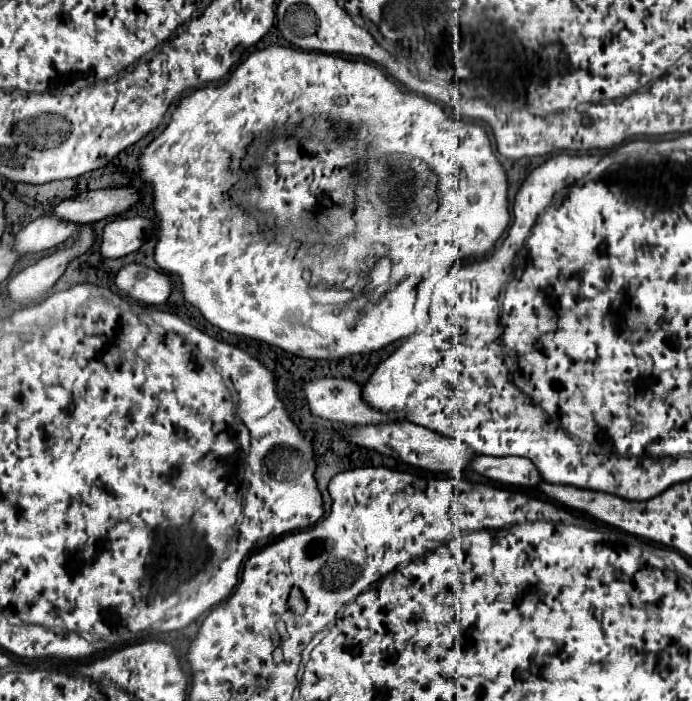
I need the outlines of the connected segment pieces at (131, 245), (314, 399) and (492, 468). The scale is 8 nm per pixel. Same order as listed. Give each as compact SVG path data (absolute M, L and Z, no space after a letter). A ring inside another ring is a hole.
M118 218L108 222L100 240L100 254L104 258L122 258L138 250L144 242L144 230L152 228L146 218Z
M316 378L302 384L302 398L308 402L310 412L318 418L346 424L374 424L374 422L392 422L398 416L384 416L374 408L368 408L360 396L360 386L346 378Z
M476 454L472 456L470 468L494 482L510 486L536 486L536 480L540 480L540 474L536 472L536 468L532 468L532 462L520 456L496 458L486 454Z

